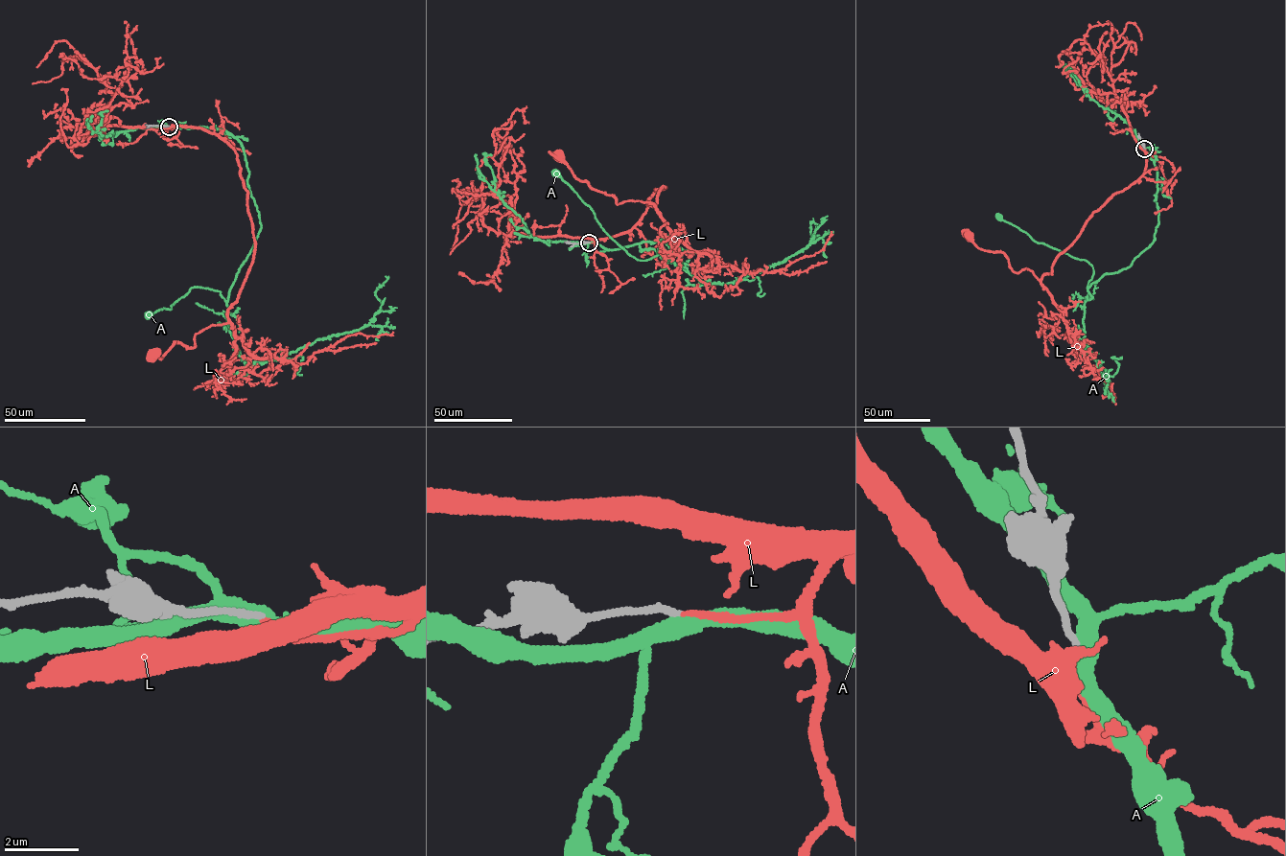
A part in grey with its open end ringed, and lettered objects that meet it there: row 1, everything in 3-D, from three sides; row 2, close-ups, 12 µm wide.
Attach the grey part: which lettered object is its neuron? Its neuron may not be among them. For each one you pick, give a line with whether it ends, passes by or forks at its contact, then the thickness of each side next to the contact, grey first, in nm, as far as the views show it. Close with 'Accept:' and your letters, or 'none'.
L: it ends there; 170 nm thick on the grey side, 160 nm on the other
Accept: L

